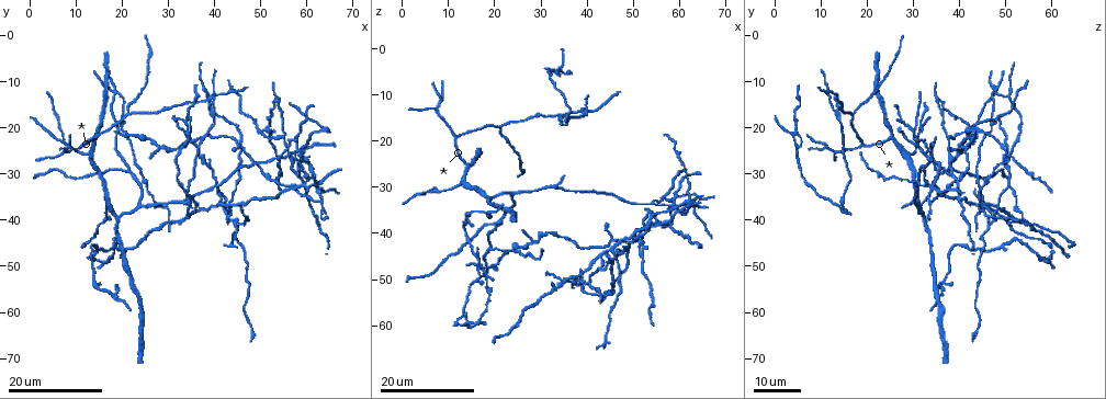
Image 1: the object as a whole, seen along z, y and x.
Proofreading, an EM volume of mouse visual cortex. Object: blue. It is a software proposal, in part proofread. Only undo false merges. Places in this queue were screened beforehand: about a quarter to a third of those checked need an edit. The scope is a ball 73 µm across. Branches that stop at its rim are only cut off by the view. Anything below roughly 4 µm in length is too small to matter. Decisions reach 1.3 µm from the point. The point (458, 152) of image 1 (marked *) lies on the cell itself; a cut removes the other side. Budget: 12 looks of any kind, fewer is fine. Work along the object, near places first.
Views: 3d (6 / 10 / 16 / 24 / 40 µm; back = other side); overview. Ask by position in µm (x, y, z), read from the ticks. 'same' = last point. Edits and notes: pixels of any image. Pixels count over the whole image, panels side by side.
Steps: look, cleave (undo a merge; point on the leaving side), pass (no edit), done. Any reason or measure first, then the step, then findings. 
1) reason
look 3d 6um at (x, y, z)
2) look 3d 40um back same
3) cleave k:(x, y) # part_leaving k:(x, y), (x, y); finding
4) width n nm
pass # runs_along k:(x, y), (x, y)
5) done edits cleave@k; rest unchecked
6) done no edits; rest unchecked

three arms meet
look 3d 16um at (11.5, 24.0, 18.5)

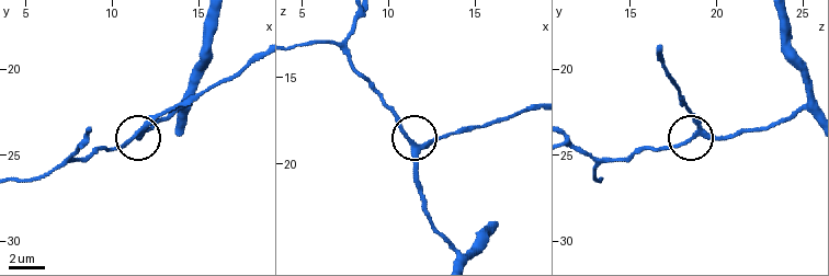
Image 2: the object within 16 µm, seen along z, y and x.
zoom in
look 3d 6um at (11.5, 23.8, 18.9)

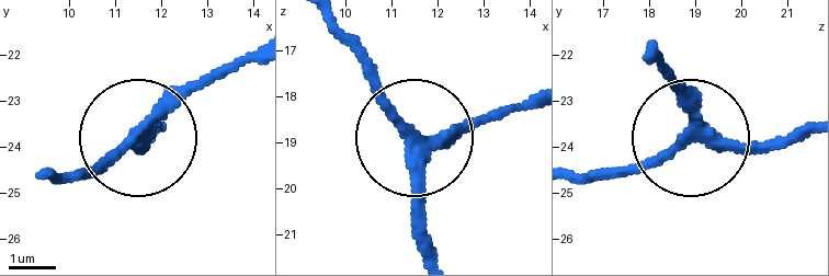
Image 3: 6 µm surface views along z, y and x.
side_arm 16 um
pass # runs_along 3:(432, 251), (405, 122), (342, 44); all the same cell

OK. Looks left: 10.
three-way junction
look 3d 24um at (20.5, 29.5, 37.0)

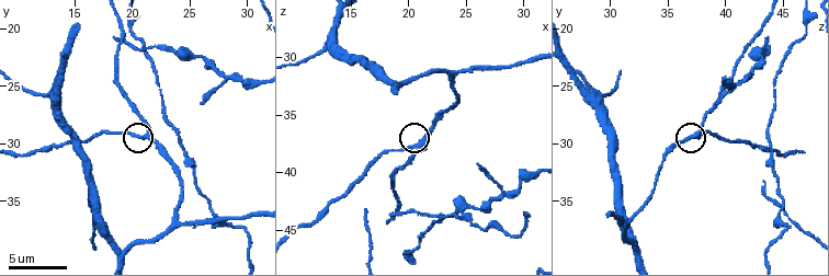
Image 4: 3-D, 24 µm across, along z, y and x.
look 3d 10um at (21.2, 29.2, 37.6)

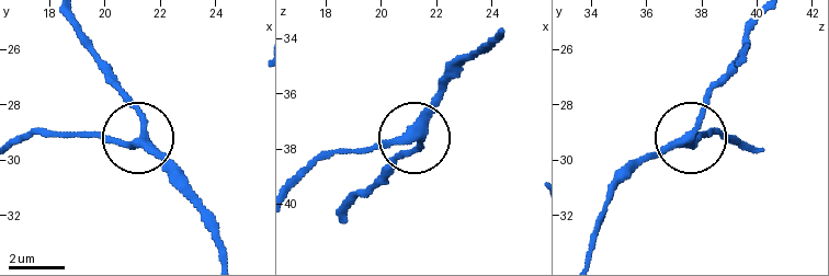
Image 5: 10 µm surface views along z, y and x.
width 280 nm
pass # runs_along 5:(220, 257), (206, 208), (143, 145), (46, 137); one cell here

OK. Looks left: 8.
arms part here
look 3d 16um at (23.8, 36.6, 31.8)

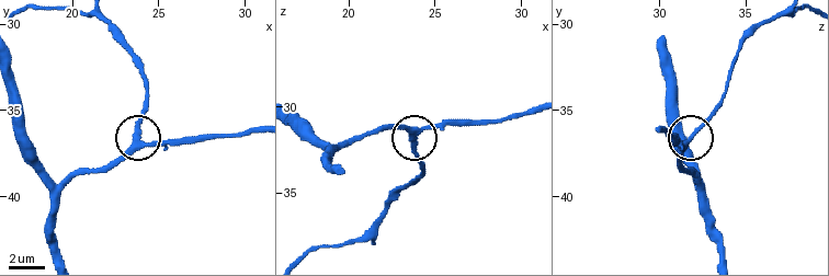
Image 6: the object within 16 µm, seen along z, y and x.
look 3d 16um back at (23.9, 36.5, 31.8)

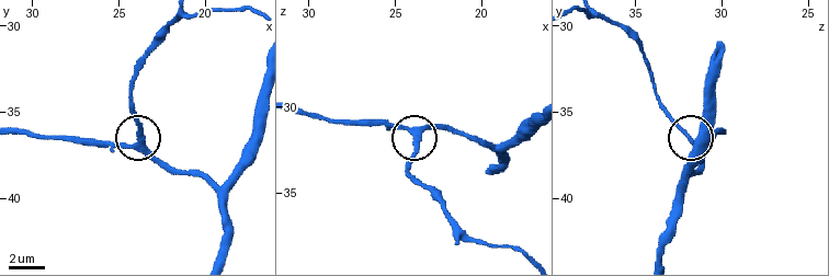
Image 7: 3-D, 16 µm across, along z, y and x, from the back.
width 270 nm
pass # one cell here

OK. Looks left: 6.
look 3d 24um at (39.0, 14.5, 13.5)

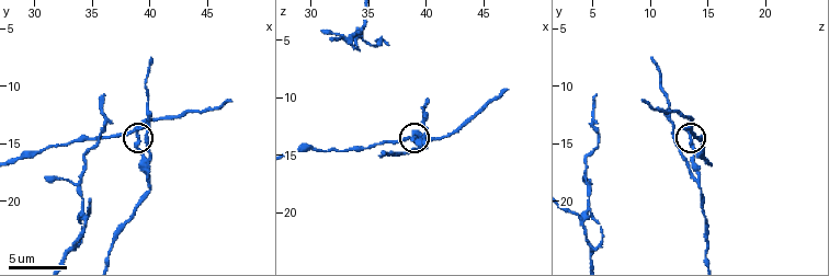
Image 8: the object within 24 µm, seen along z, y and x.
look 3d 6um at (38.8, 14.4, 13.2)

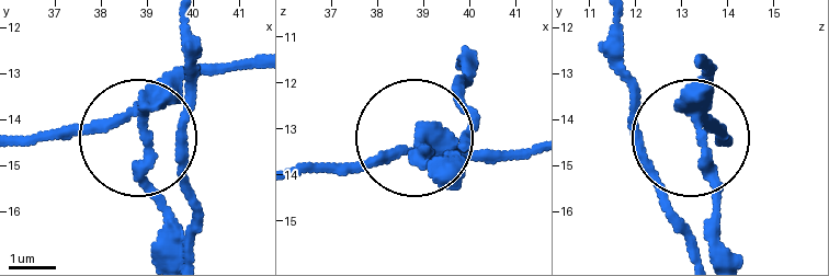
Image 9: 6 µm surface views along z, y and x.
arms 3
cleave 9:(193, 96) # part_leaving 9:(157, 103), (149, 182), (160, 252); a second cell is stuck on

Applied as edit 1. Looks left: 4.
sudden change in width
look 3d 24um at (32.5, 31.5, 7.0)

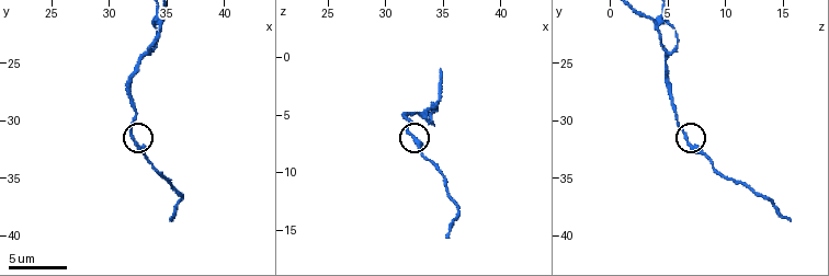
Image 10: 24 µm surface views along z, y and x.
look 3d 10um at (32.0, 31.4, 6.6)

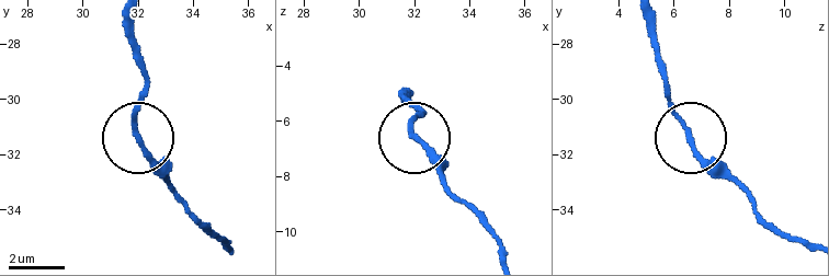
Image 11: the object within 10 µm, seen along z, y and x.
width 170 nm
pass # runs_along 11:(134, 20), (134, 55), (148, 91), (136, 126), (181, 202); continuous, no second cell

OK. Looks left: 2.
three-way junction
look 3d 10um at (34.4, 21.6, 4.0)

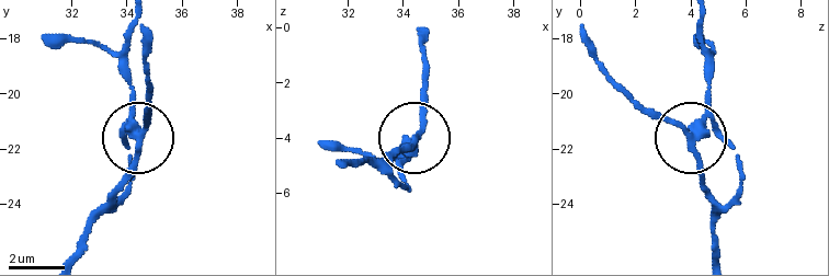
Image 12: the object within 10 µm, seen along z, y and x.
arms 3
pass # all the same cell

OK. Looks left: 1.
done edits cleave@9; rest unchecked

